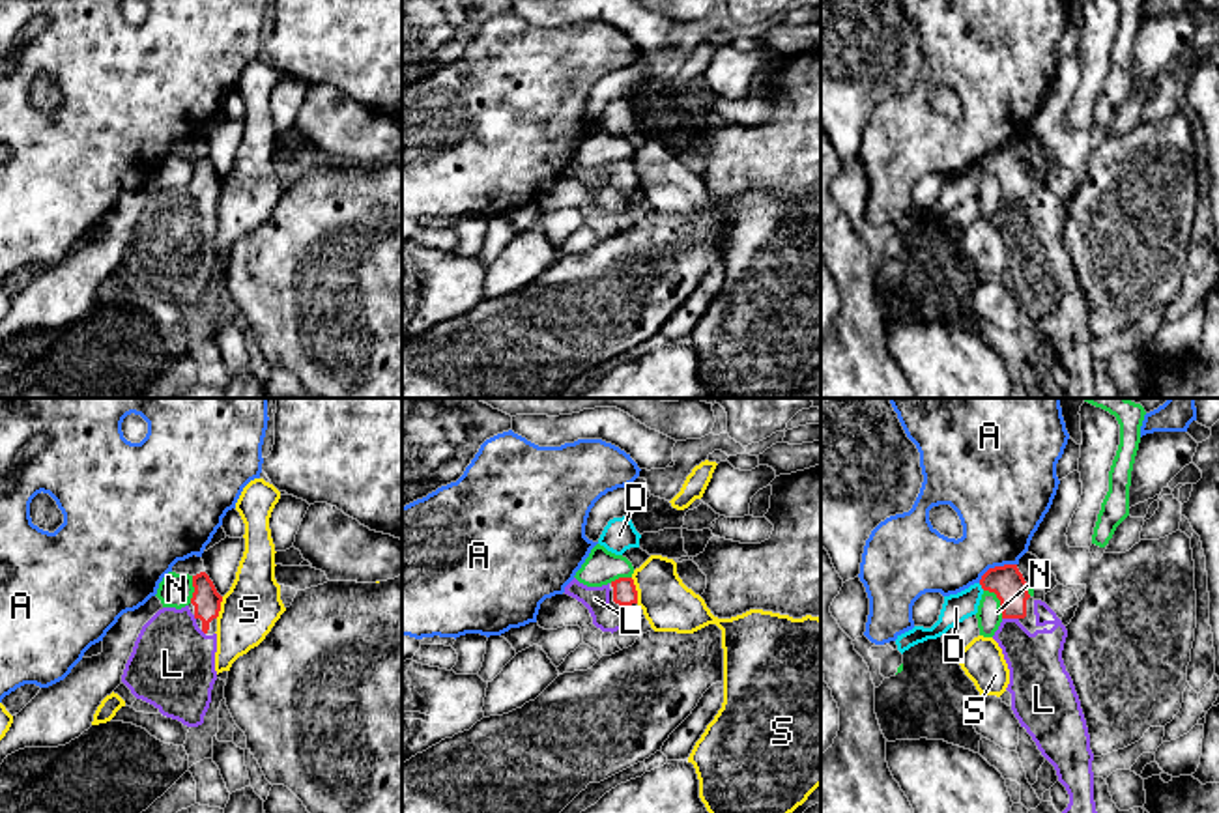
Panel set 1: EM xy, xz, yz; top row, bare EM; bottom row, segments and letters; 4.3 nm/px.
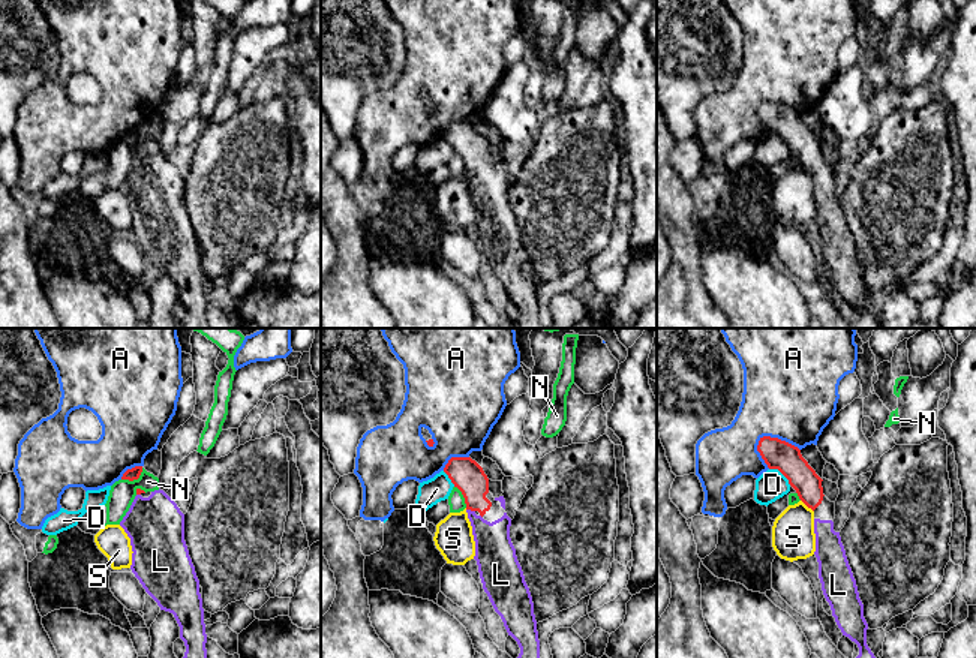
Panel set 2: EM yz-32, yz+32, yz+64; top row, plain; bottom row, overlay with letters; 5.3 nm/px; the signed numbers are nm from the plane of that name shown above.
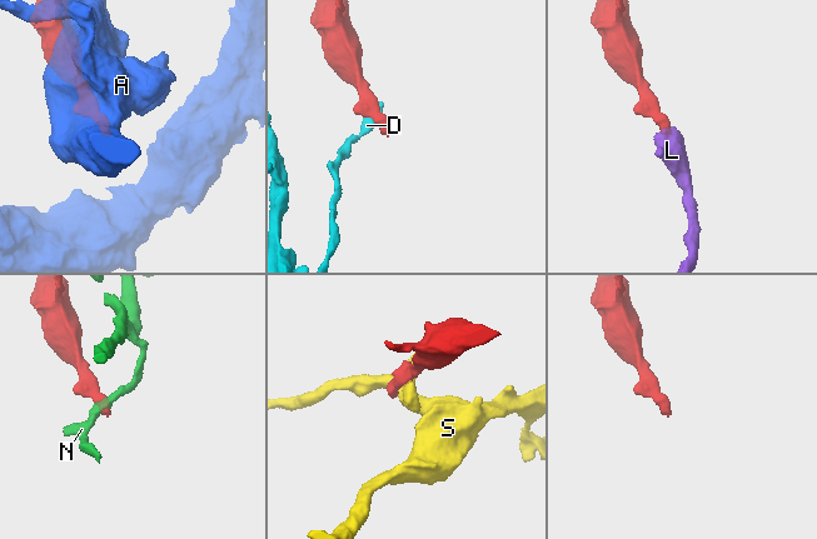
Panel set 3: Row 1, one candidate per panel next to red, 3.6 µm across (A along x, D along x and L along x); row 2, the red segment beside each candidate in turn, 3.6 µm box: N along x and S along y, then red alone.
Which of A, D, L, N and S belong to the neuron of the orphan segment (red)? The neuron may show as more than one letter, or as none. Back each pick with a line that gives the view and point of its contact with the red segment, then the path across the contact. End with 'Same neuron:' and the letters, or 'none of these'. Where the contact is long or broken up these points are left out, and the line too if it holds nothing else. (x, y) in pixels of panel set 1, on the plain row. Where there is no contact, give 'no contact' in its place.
L: yz (1010, 199) | across yz (1006, 163), (1010, 169), (1010, 199), (1012, 219), (1034, 242)
Same neuron: L

